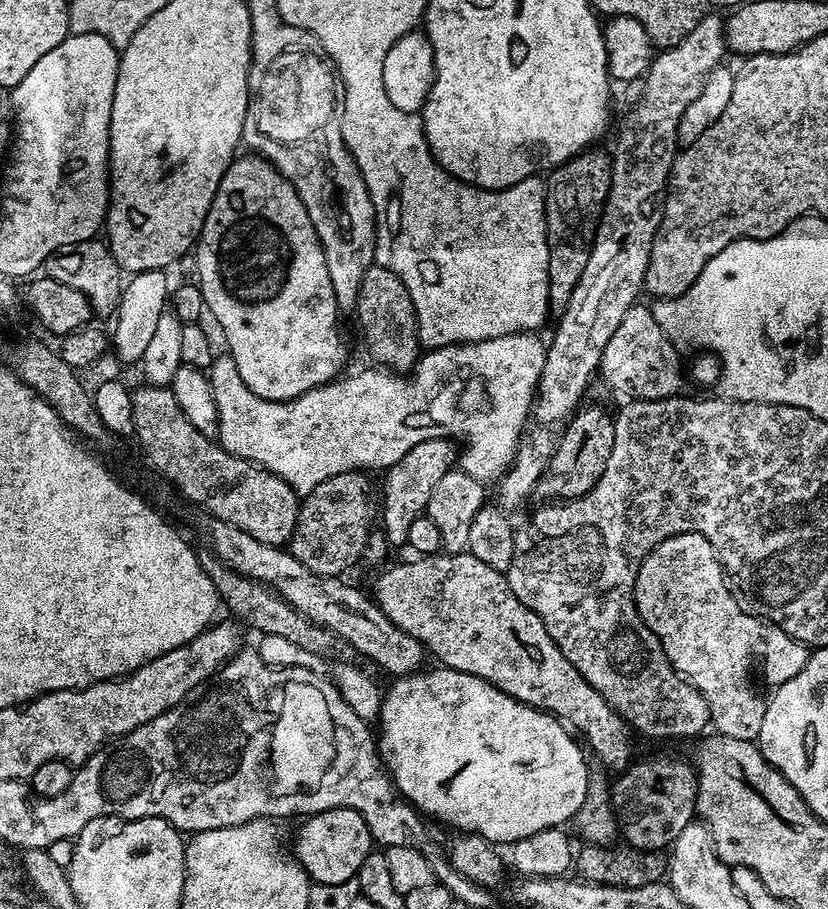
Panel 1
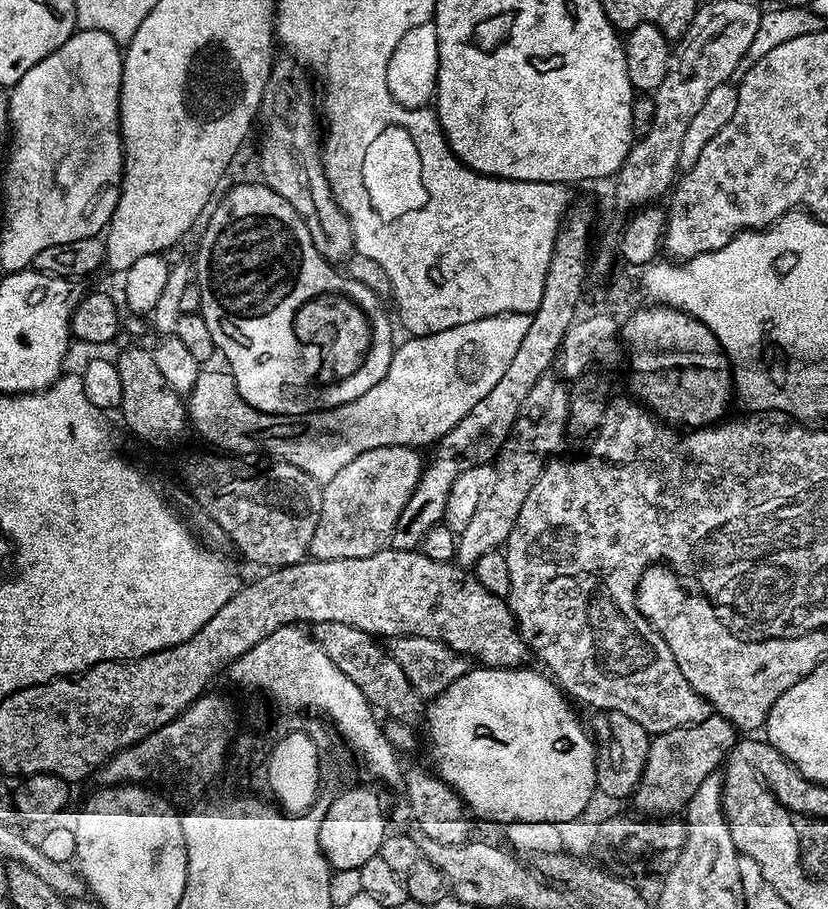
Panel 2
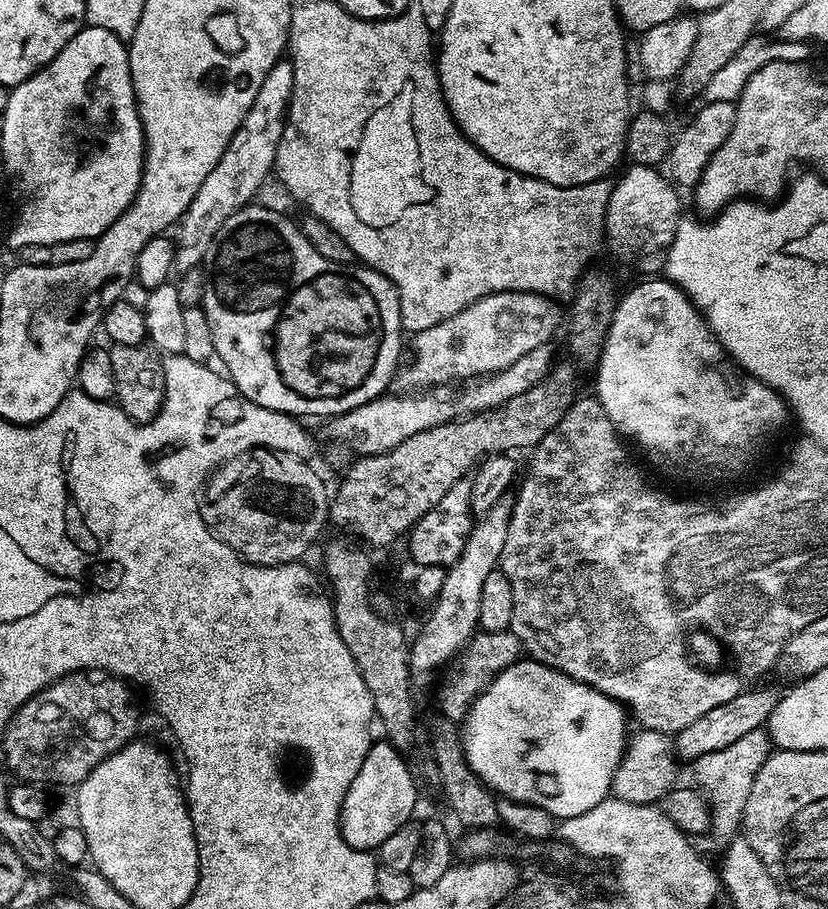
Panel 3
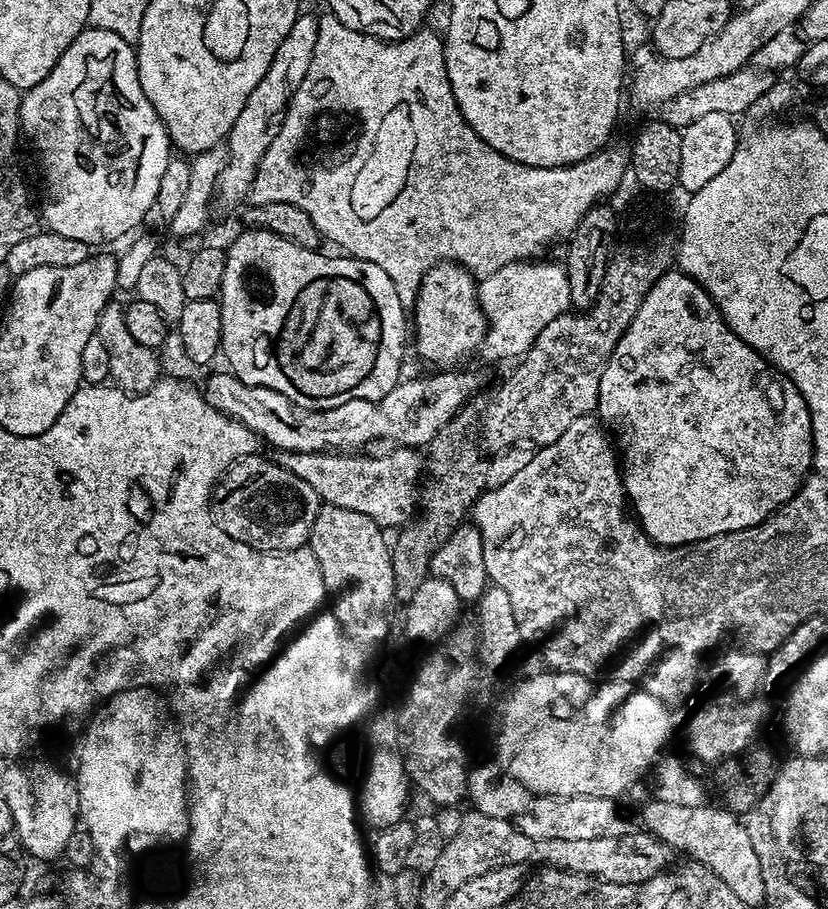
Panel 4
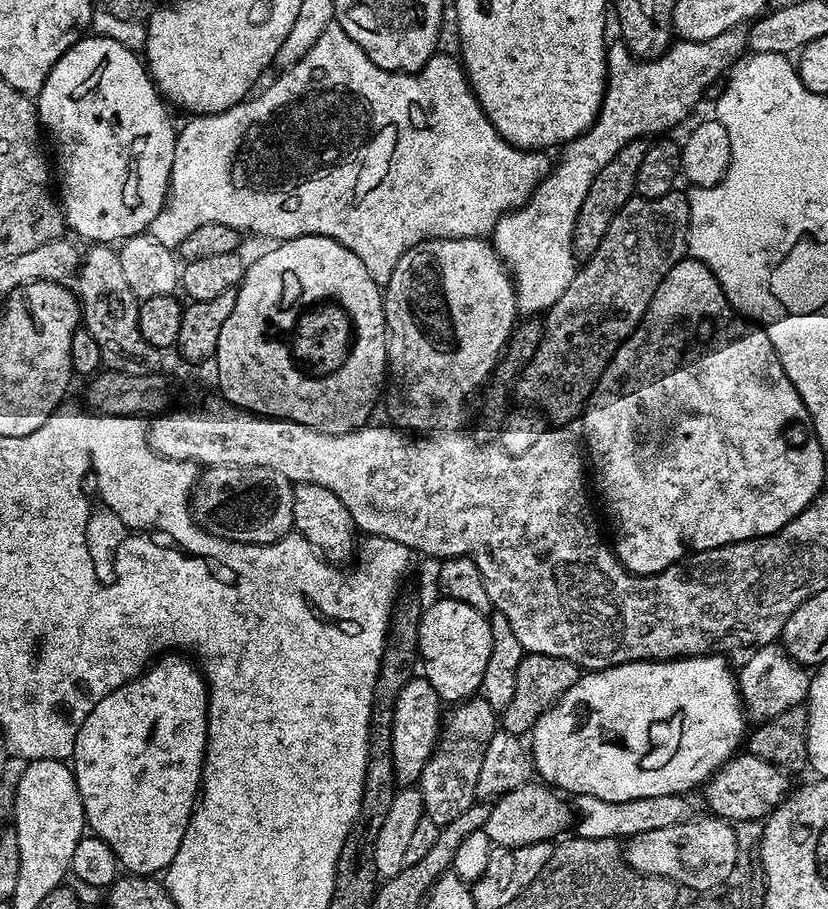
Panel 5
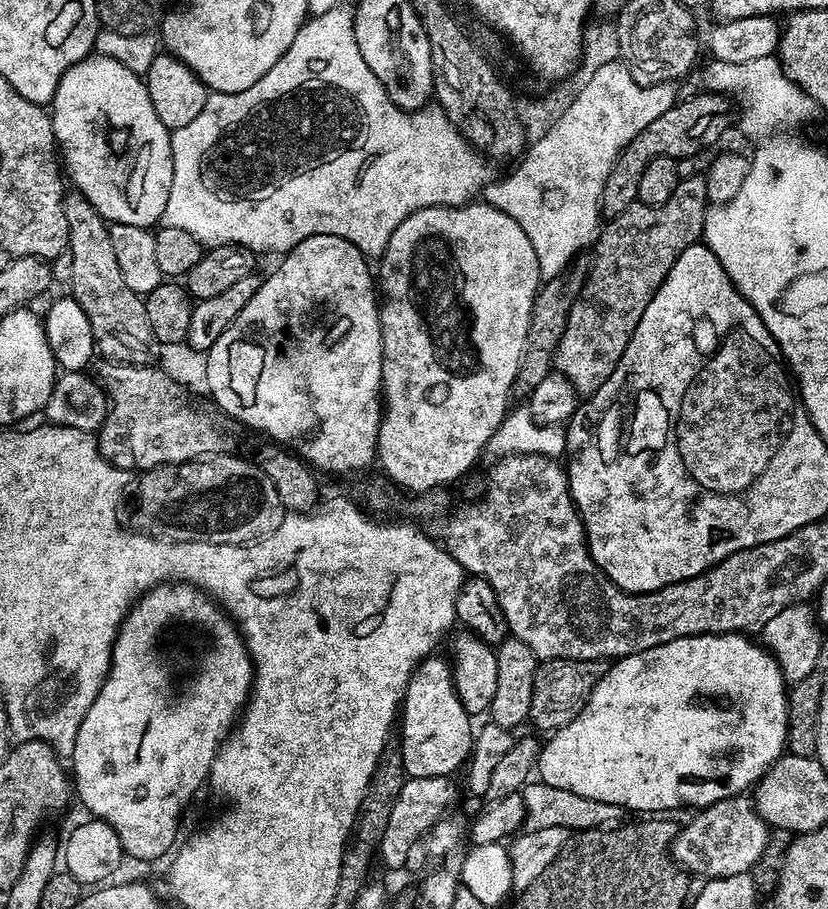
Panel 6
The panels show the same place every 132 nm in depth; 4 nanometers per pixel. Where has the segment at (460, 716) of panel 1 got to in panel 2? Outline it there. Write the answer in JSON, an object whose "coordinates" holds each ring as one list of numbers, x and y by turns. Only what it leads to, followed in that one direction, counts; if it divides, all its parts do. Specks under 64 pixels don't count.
{"coordinates":[[472,666,469,667,468,673,462,678,458,678,458,682,454,682,447,688,447,690,440,696,437,696,435,700,431,701,426,708,426,724,428,720,428,740,433,744,432,748,432,760,435,771,438,773,440,779,445,780,452,789,460,795,461,800,464,801,465,805,469,809,472,808,480,816,485,816,488,820,497,820,500,826,507,826,512,824,515,820,518,822,554,822,555,824,566,823,570,819,578,818,582,810,586,807,586,802,590,800,590,796,596,792,596,745,590,735,589,729,582,721,576,717,576,712,571,708,573,705,570,703,569,697,565,695,559,684,555,680,549,678,543,671,534,672,529,666,521,666,519,668,485,668,483,666]]}

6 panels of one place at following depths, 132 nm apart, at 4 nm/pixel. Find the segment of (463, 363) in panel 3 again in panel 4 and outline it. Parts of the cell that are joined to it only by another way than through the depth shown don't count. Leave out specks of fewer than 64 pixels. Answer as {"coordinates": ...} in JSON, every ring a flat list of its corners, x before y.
{"coordinates":[[533,258,507,264,479,281,476,298,487,321,482,353,488,360,523,357,534,346,534,338,542,334,549,322,569,311,570,282,563,263,551,264,545,258]]}

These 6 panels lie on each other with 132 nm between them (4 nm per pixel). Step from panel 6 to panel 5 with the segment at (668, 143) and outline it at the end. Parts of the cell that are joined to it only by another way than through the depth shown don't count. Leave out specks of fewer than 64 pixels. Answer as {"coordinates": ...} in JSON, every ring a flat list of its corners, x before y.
{"coordinates":[[641,138,632,140,598,174,592,177,590,190,586,190,586,199,582,201,582,210,578,210,578,218,574,222,574,234,572,235,572,251,576,253,581,261,588,261,598,250,602,238,608,233,610,222,618,213,633,199,636,191,636,179,638,178,638,166,642,166,642,158,646,154,649,141]]}

